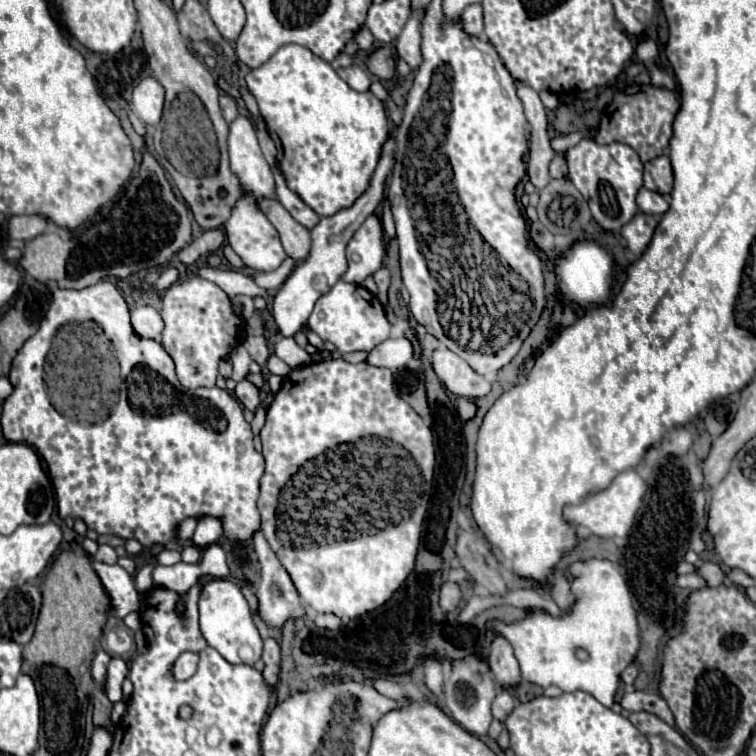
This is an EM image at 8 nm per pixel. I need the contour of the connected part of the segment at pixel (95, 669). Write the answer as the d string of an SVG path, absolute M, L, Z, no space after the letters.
M98 650L96 658L94 658L94 662L92 662L92 676L94 676L94 680L96 680L100 686L106 684L106 668L108 668L108 660L110 660L110 656L108 656L104 650Z

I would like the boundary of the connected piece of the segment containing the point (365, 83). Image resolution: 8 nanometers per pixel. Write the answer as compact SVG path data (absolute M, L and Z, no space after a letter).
M358 64L348 66L348 68L338 68L336 72L356 92L366 92L370 88L370 78L368 78L368 74Z

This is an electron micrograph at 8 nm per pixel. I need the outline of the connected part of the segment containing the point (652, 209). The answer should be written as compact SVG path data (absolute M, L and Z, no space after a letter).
M642 188L642 190L638 192L636 202L638 202L638 206L640 206L642 212L654 214L654 216L662 216L662 214L666 214L666 212L670 210L670 204L666 202L666 198L664 198L662 194L650 192L650 190L646 190L646 188Z

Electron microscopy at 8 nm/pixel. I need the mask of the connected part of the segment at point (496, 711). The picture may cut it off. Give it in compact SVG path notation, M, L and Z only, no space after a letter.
M500 690L492 702L492 714L498 720L504 720L514 708L514 696L508 690Z

